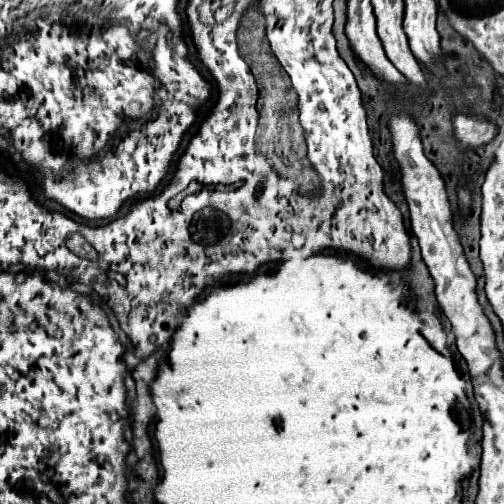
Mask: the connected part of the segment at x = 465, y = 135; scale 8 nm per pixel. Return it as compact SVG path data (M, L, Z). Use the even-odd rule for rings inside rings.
M462 113L454 117L454 129L456 129L456 137L466 147L484 145L484 143L492 141L492 137L496 135L496 125L494 123L472 117L472 115L462 115Z

